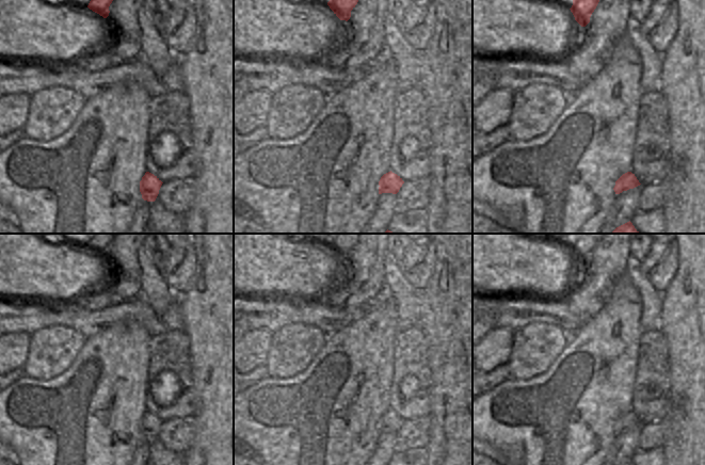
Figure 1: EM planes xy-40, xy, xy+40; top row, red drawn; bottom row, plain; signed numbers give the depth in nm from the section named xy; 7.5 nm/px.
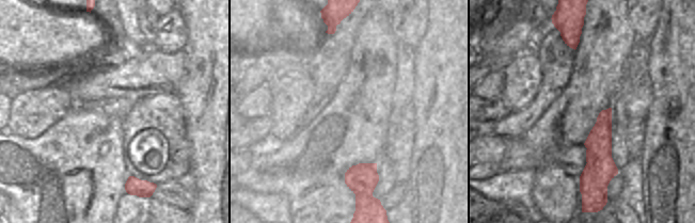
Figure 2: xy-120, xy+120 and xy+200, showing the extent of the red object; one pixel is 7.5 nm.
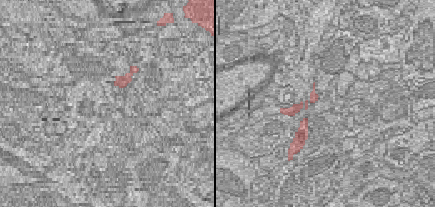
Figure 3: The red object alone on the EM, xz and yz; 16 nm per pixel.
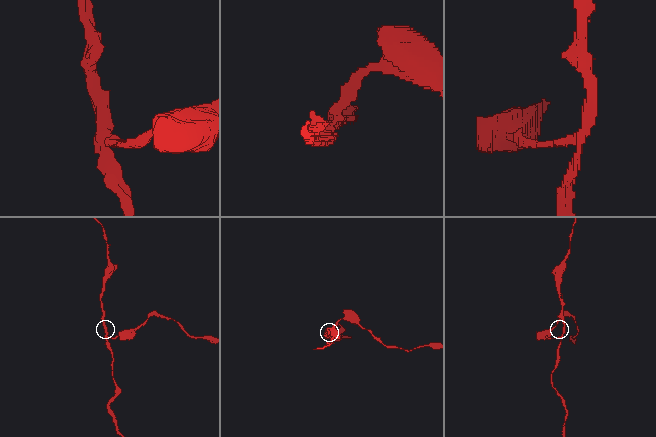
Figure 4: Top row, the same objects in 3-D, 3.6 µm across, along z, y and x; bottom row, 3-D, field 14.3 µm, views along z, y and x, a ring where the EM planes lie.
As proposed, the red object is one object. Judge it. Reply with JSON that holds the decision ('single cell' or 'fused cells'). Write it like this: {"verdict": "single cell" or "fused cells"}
{"verdict": "fused cells"}

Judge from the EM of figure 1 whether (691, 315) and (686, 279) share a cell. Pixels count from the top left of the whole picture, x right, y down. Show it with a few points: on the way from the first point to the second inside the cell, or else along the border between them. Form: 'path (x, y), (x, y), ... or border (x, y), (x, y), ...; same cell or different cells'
path (691, 306), (691, 288); same cell

